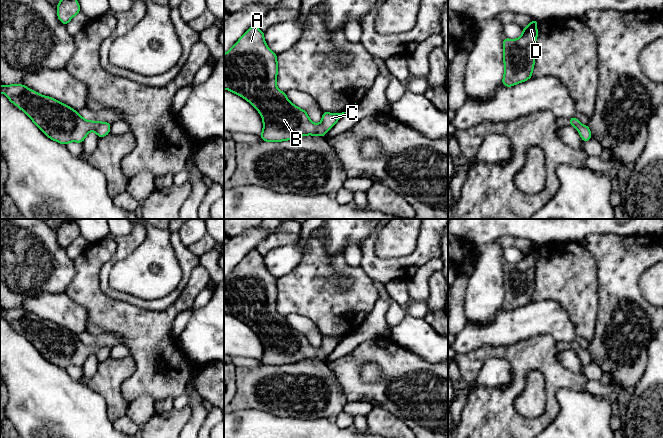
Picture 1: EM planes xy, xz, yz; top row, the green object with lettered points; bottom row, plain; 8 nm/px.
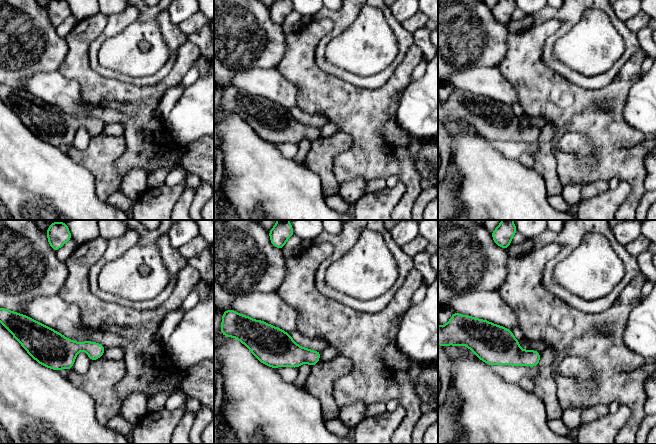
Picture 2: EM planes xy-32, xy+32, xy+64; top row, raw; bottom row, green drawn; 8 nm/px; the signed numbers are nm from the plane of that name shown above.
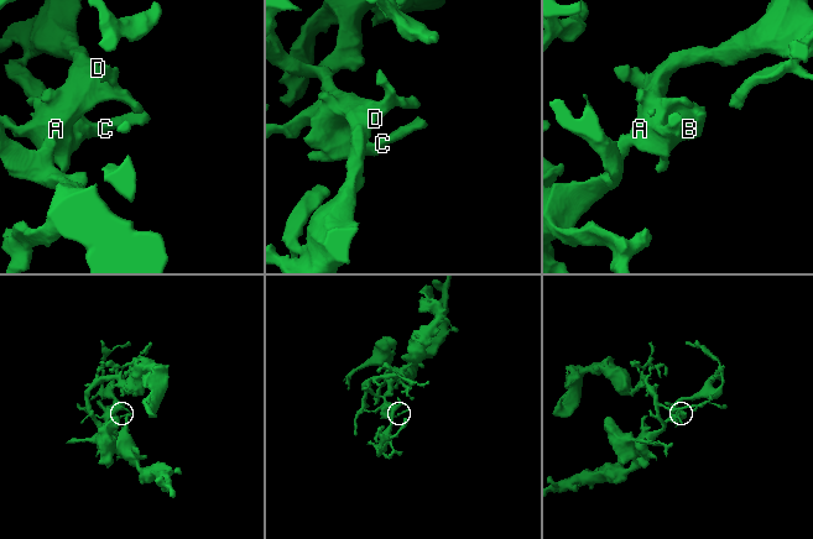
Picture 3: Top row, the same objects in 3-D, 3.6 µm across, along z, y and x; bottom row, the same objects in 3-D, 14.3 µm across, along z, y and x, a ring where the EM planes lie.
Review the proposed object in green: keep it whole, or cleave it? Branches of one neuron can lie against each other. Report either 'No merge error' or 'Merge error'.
No merge error

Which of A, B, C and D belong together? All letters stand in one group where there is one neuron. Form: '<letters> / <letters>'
A B C D

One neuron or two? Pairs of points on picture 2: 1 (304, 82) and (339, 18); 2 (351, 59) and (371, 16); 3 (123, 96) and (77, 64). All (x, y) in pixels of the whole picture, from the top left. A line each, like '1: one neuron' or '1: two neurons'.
1: two neurons
2: one neuron
3: one neuron

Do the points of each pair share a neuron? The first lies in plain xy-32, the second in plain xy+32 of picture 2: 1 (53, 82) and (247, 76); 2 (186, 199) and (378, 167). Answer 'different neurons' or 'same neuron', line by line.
1: same neuron
2: same neuron

